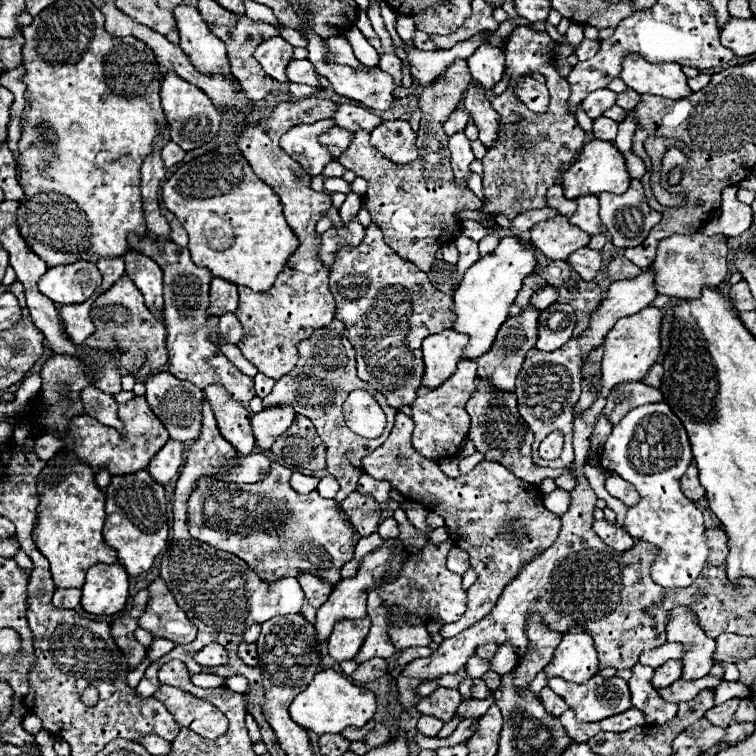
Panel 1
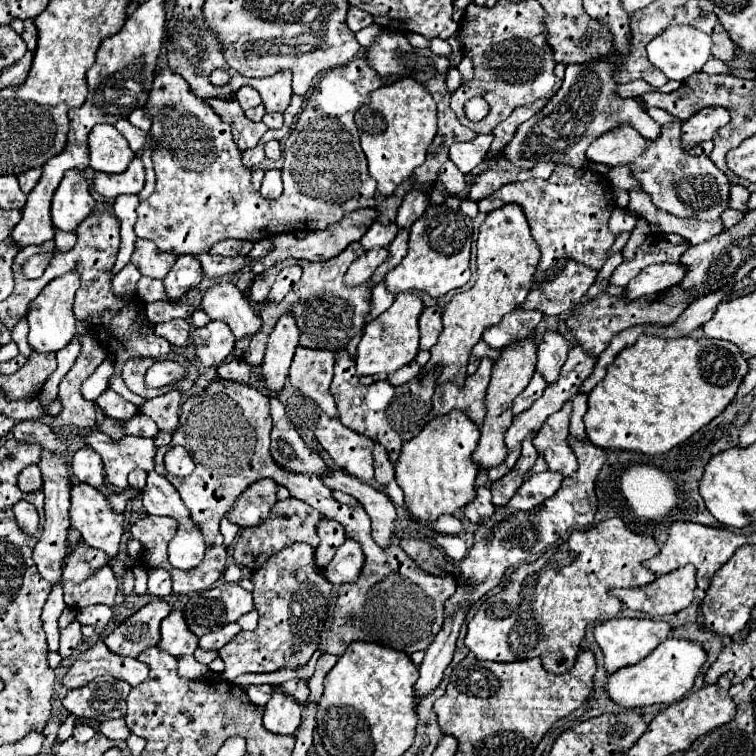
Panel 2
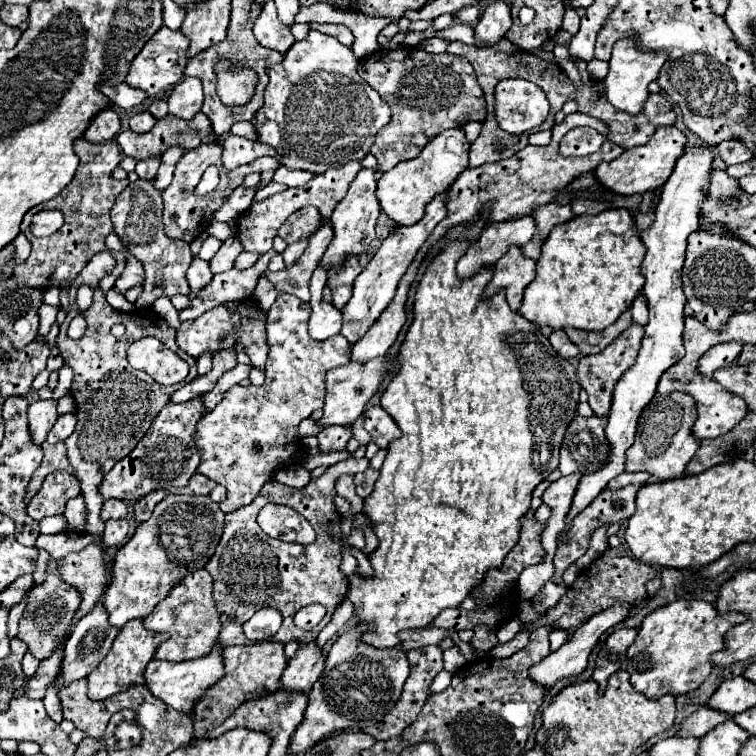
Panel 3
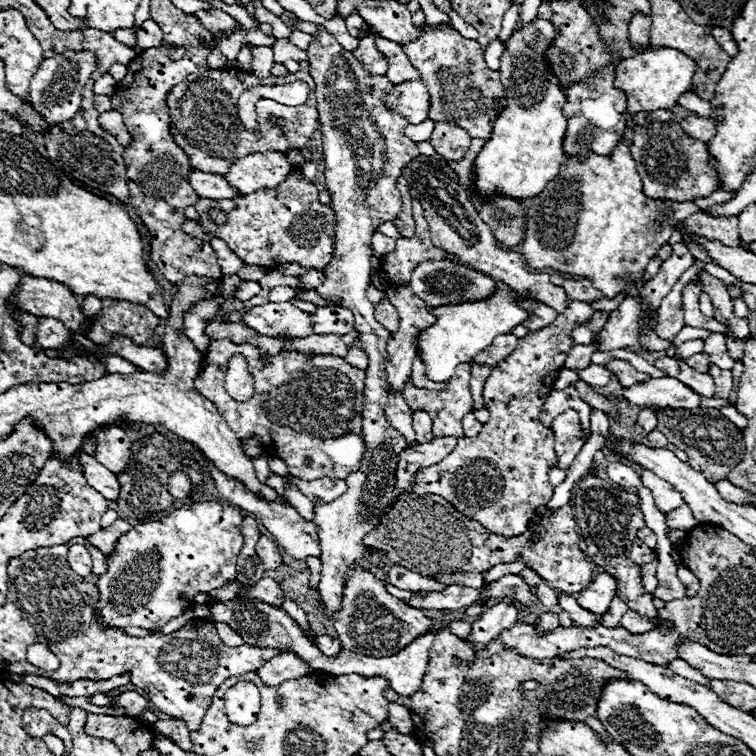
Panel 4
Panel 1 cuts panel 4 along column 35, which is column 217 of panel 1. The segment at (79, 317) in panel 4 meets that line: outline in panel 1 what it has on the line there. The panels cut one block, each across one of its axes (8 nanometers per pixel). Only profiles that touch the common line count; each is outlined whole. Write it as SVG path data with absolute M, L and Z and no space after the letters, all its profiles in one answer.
M214 278L212 286L210 286L210 308L208 312L212 312L212 316L222 316L224 312L234 312L238 308L238 286L222 280L222 278Z

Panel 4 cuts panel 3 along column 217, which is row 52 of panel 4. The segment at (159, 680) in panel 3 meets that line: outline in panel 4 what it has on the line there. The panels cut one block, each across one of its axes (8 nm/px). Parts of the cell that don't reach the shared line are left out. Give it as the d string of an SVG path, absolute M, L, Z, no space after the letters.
M656 48L656 50L646 50L636 58L622 60L616 68L614 84L628 96L628 114L636 114L636 112L672 108L678 102L678 98L690 90L694 74L696 74L696 64L692 62L692 58L684 56L682 52L676 52L674 48Z

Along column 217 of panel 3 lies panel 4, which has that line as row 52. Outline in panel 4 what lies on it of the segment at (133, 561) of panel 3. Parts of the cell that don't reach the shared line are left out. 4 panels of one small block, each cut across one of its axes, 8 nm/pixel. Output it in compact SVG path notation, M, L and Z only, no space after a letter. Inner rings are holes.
M534 18L518 32L512 32L512 36L504 42L506 50L500 56L500 78L502 84L506 84L508 104L496 118L490 140L474 160L478 166L476 184L480 192L500 190L514 198L532 198L542 192L542 188L558 174L560 164L566 160L562 148L566 134L562 106L566 102L566 94L546 62L548 44L552 44L554 36L558 34L560 30L554 28L552 22ZM518 100L528 100L528 106Z

